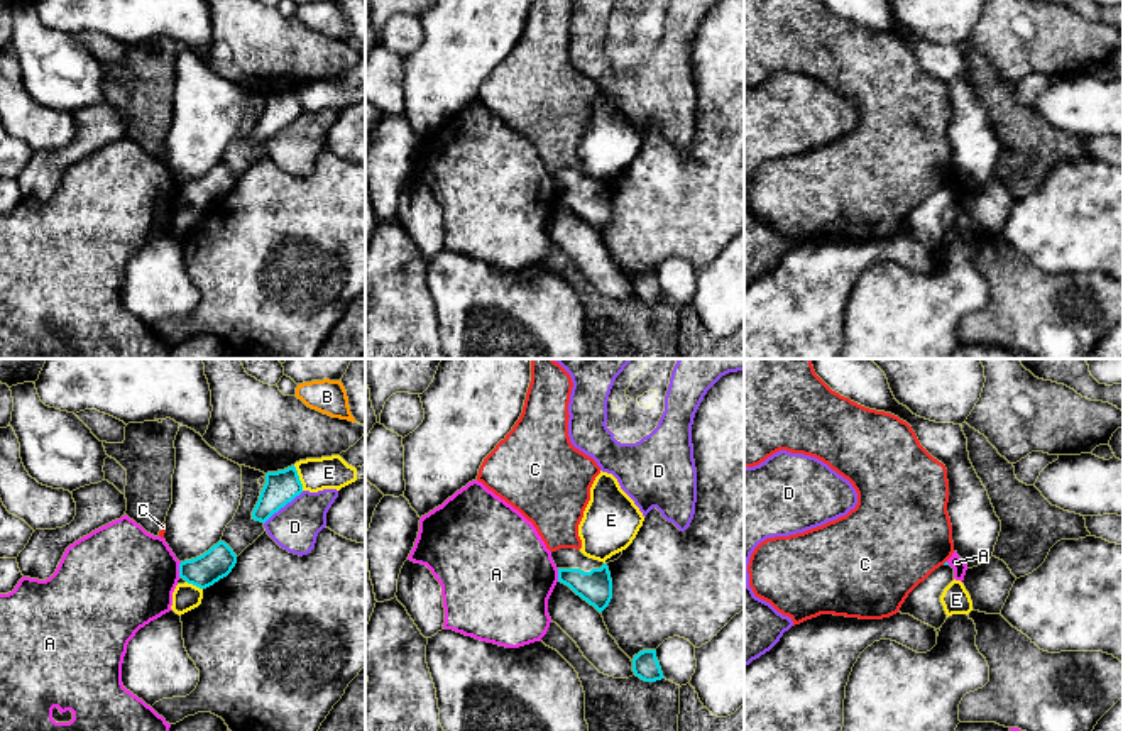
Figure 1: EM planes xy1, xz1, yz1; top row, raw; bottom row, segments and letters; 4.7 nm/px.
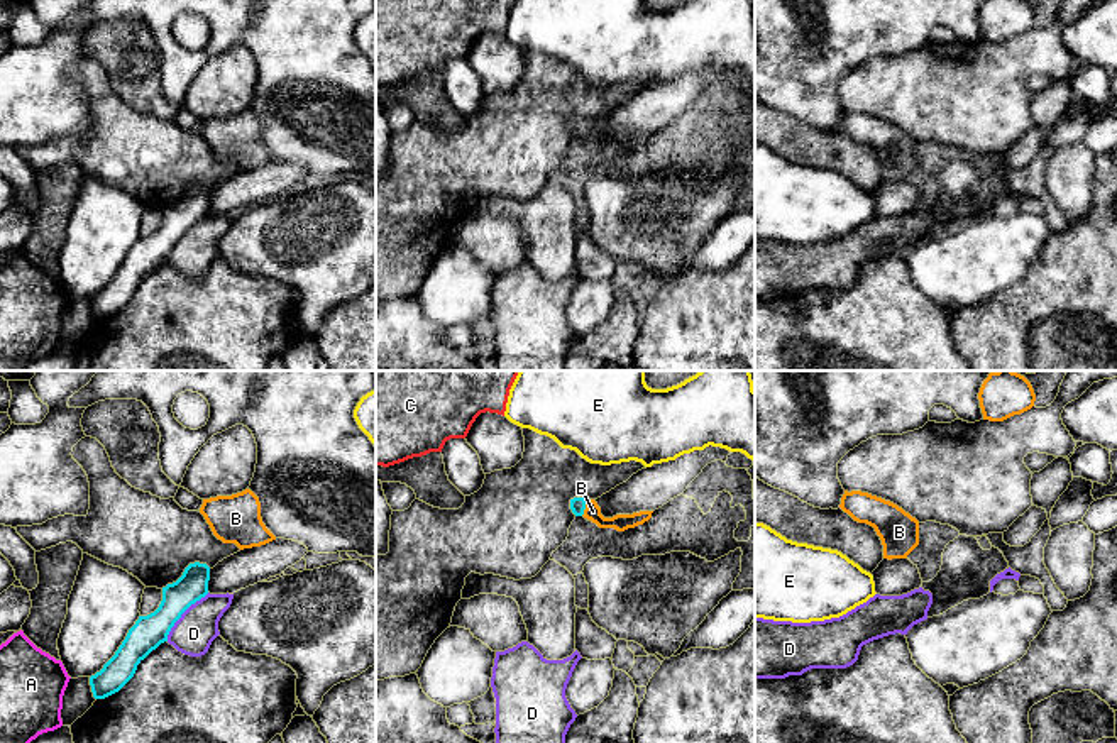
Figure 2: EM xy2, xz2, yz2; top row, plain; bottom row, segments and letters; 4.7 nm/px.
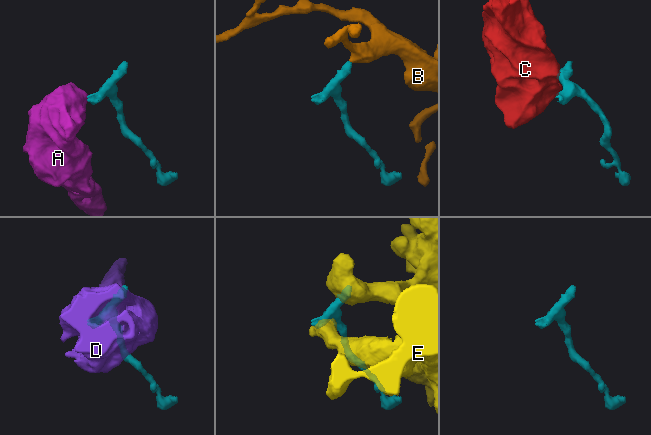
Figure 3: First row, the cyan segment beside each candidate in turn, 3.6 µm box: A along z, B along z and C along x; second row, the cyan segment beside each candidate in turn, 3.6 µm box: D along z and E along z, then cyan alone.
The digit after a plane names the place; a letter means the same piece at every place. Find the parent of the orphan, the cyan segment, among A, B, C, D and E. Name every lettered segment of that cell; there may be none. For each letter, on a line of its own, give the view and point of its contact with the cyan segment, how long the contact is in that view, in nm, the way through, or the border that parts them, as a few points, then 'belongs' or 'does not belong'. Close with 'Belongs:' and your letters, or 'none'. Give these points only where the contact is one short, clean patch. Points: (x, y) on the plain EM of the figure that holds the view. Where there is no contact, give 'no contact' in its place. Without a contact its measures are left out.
A: contact xy1 (180, 190); length 70 nm; border xy1 (181, 183), (178, 197); does not belong
B: contact xz2 (584, 129); length 90 nm; way xz2 (577, 126), (584, 129), (593, 132); belongs
C: no contact; does not belong
D: contact xy2 (181, 234); length 300 nm; border xy2 (209, 214), (181, 236), (166, 261); does not belong
E: contact xy1 (298, 98); length 130 nm; does not belong
Belongs: B

